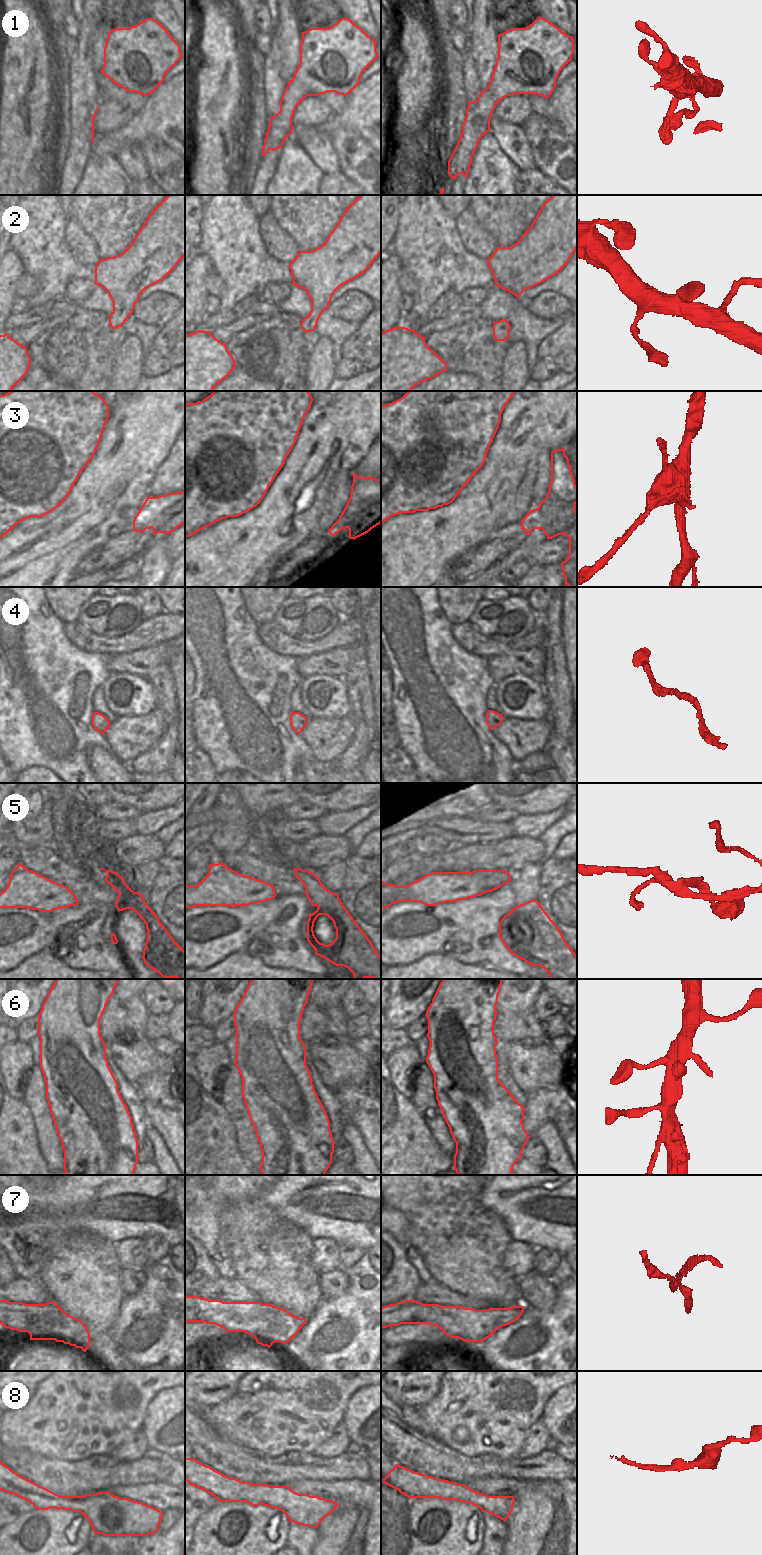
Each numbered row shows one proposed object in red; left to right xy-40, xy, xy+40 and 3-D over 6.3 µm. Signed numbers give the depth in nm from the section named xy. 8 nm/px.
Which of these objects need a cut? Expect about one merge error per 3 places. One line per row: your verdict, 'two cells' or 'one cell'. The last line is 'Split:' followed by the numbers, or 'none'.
1: one cell
2: one cell
3: two cells
4: one cell
5: one cell
6: one cell
7: two cells
8: one cell
Split: 3, 7

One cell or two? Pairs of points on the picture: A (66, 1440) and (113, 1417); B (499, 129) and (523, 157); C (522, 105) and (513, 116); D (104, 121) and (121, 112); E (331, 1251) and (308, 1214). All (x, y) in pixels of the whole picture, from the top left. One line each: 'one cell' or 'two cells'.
A: one cell
B: one cell
C: one cell
D: one cell
E: two cells

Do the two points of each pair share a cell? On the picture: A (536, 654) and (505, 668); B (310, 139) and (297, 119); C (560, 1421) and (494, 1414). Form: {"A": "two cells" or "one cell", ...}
{"A": "one cell", "B": "two cells", "C": "two cells"}

